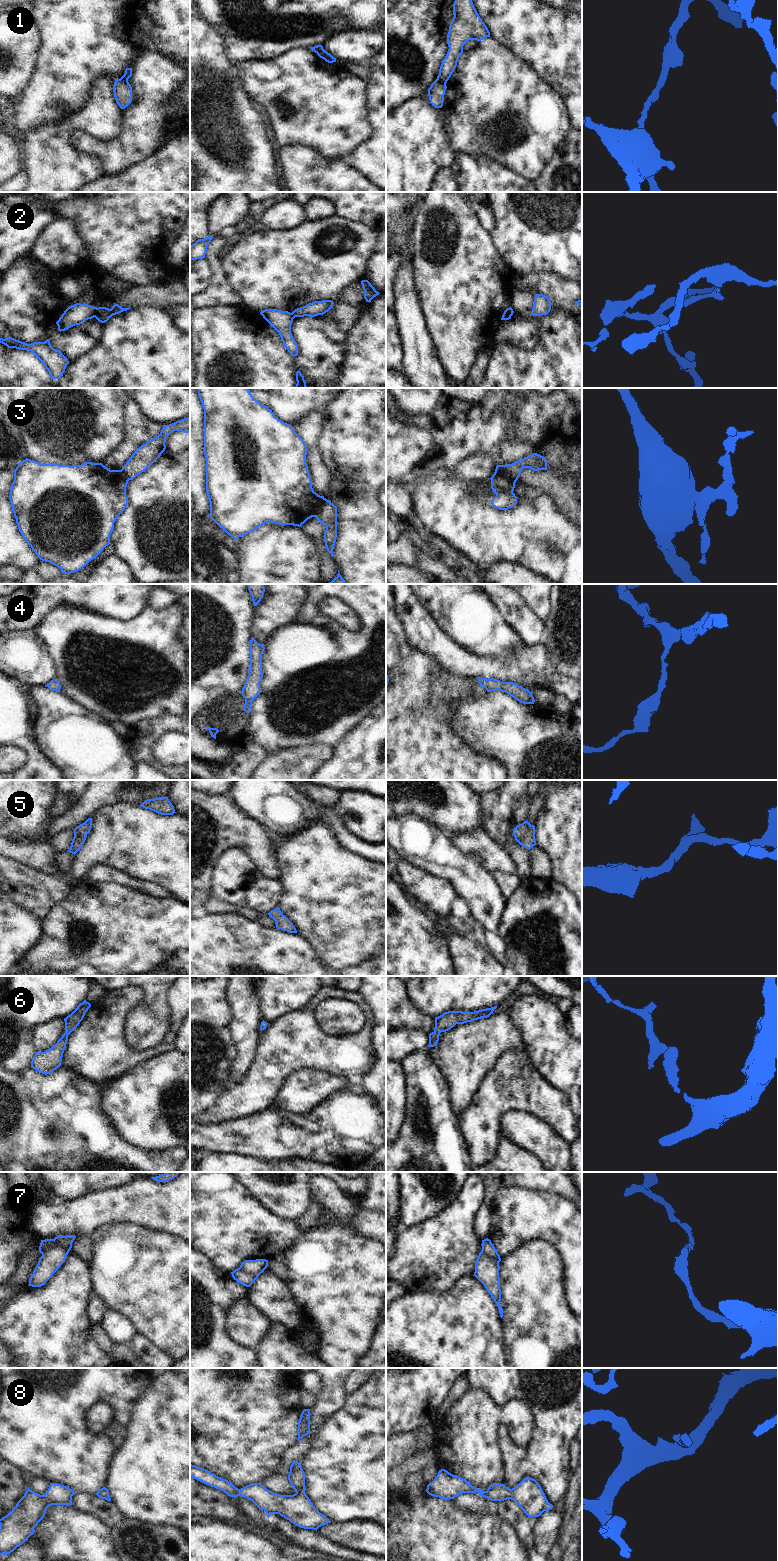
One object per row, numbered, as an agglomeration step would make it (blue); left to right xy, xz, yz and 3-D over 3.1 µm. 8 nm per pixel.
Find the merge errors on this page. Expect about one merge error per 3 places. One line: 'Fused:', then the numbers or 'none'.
Fused: 1, 2, 3, 7

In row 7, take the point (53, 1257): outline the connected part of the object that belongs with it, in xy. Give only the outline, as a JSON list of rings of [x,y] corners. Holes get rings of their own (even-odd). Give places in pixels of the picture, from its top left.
[[[60,1246],[46,1248],[39,1258],[38,1264],[29,1279],[28,1286],[41,1287],[45,1285],[65,1262],[69,1251],[69,1249]]]

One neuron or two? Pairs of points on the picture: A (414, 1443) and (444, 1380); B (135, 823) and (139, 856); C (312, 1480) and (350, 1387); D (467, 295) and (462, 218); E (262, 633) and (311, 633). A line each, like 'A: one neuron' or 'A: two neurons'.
A: two neurons
B: one neuron
C: two neurons
D: one neuron
E: two neurons

